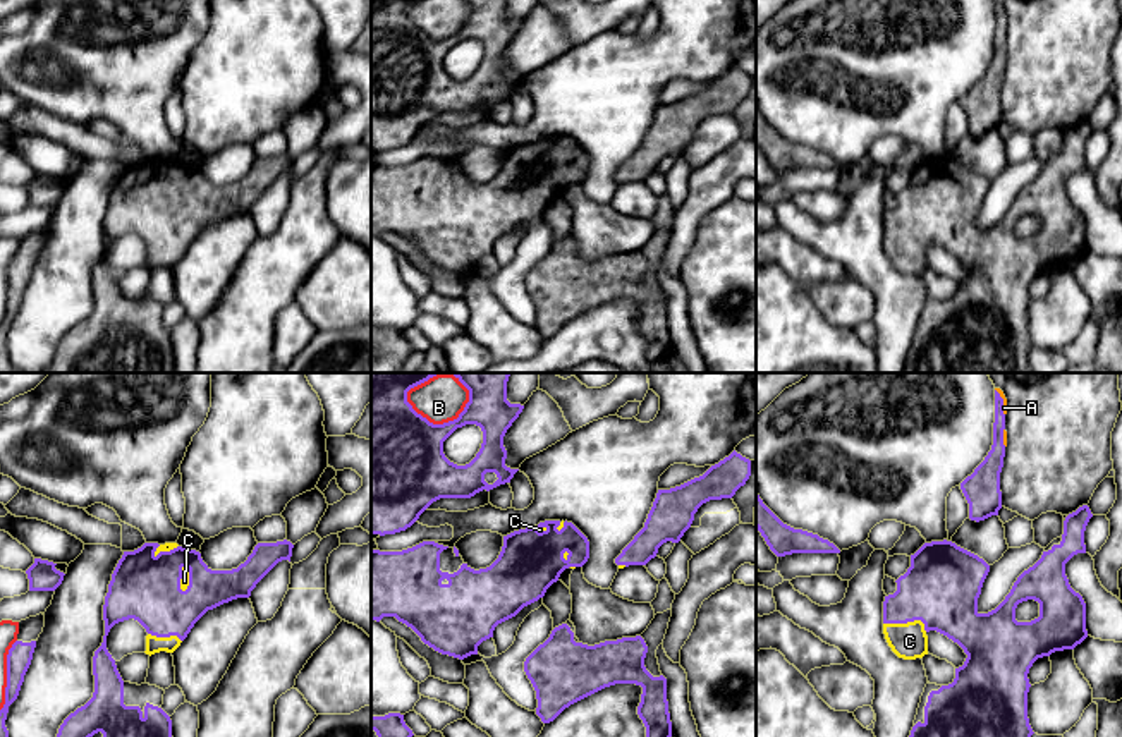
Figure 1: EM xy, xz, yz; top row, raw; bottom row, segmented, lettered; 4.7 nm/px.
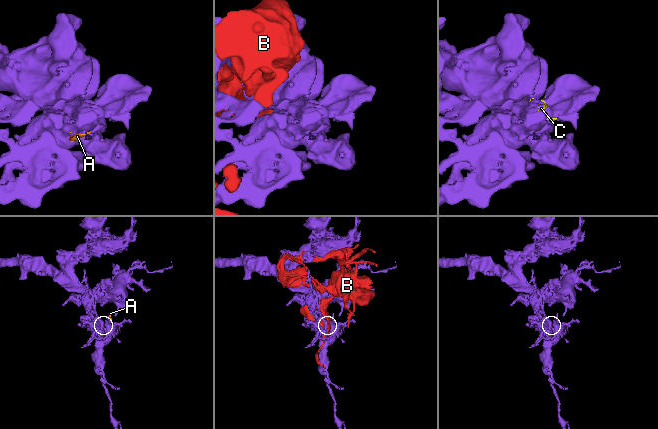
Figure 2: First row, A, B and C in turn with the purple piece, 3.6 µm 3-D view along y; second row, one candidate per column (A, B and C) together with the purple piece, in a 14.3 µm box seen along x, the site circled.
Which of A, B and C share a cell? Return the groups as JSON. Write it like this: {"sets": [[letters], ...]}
{"sets": [["A", "C"], ["B"]]}

